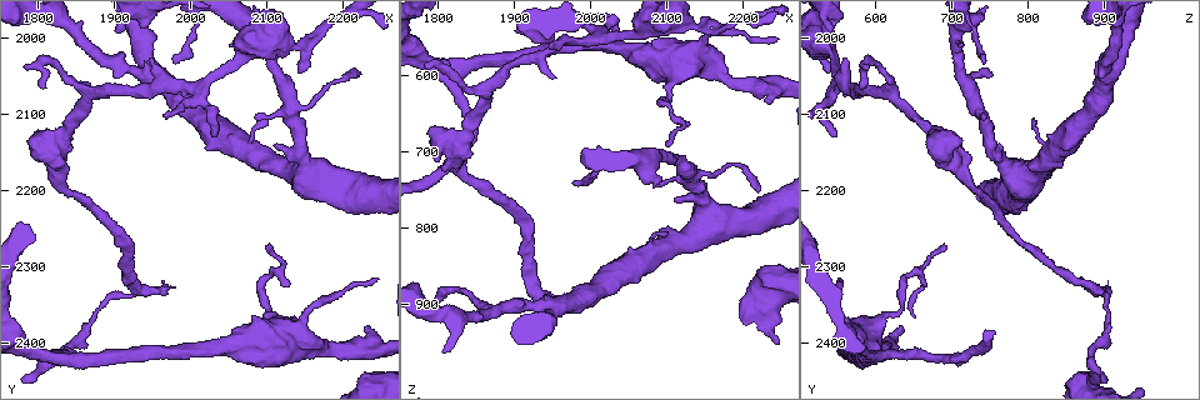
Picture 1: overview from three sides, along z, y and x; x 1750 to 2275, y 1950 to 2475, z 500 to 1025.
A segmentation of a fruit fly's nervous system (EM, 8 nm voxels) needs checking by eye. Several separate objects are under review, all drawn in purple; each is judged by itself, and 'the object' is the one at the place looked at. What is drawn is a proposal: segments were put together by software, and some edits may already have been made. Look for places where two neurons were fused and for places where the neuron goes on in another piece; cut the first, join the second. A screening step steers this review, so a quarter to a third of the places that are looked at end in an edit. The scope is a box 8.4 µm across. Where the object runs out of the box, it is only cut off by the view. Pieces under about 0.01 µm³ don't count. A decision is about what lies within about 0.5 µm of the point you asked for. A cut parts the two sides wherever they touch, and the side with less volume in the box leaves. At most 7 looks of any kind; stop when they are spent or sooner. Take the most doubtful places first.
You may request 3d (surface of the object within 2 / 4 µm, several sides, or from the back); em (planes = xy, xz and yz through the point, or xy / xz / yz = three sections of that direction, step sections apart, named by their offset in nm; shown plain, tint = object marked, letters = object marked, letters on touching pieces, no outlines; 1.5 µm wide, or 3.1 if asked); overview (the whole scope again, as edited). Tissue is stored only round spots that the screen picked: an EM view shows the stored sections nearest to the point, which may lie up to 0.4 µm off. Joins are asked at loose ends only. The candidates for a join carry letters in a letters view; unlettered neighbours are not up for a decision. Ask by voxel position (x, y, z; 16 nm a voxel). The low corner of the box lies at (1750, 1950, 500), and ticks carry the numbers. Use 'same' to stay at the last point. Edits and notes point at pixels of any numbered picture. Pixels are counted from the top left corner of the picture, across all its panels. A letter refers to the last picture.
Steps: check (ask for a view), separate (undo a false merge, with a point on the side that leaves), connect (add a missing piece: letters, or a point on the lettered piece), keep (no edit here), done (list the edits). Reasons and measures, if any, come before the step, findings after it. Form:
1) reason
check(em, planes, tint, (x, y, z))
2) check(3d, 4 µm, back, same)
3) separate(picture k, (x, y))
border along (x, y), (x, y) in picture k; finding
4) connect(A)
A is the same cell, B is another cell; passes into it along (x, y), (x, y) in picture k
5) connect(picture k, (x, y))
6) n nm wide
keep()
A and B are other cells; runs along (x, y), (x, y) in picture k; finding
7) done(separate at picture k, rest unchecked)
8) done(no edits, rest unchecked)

branch stops here
check(em, planes, letters, (1935, 1985, 540))

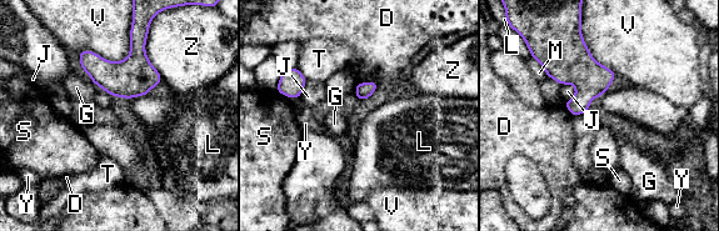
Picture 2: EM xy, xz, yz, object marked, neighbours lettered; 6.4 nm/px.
keep()
D, G, J, L, M, S, T, V, Y and Z are other cells; no lettered piece goes on from it

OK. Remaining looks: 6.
an open end
check(3d, 2 µm, (2050, 2005, 710))

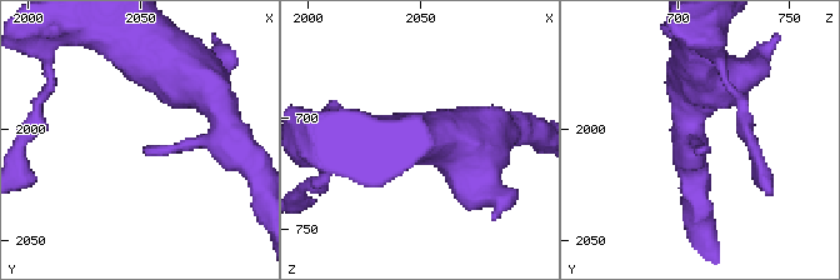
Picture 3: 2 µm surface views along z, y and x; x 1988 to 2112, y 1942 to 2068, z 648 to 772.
shape alone is not enough
check(em, planes, letters, (2051, 2009, 712))

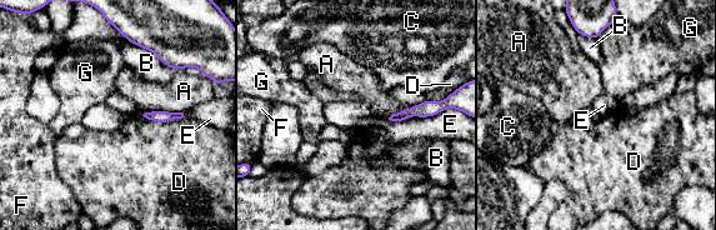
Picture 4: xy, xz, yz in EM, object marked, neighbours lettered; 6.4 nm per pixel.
keep()
A, B, C, D, E, F and G are other cells; border along (143, 115), (155, 121), (184, 118) in picture 4; no lettered piece goes on from it

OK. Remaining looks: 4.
check(em, xy, step 4, letters, (2115, 2140, 760))

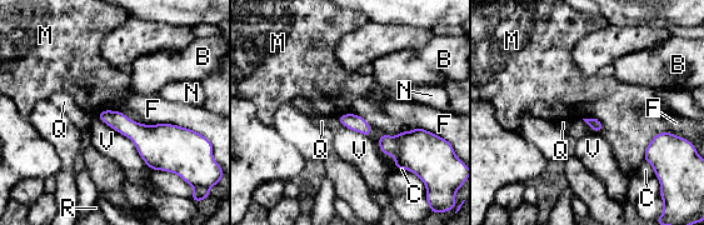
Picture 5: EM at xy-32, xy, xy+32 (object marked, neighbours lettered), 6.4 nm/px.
cut it another way
check(em, planes, letters, same)

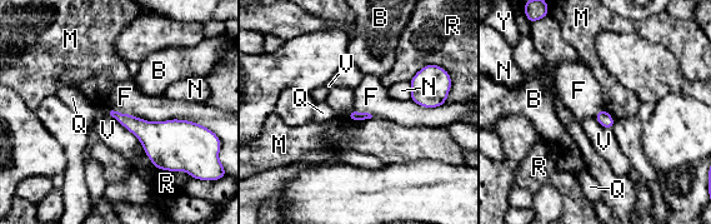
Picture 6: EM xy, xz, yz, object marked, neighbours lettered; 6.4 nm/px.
keep()
B, F, M, N, Q, R, V and Y are other cells; no lettered piece goes on from it

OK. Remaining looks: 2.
done(no edits, rest unchecked)

